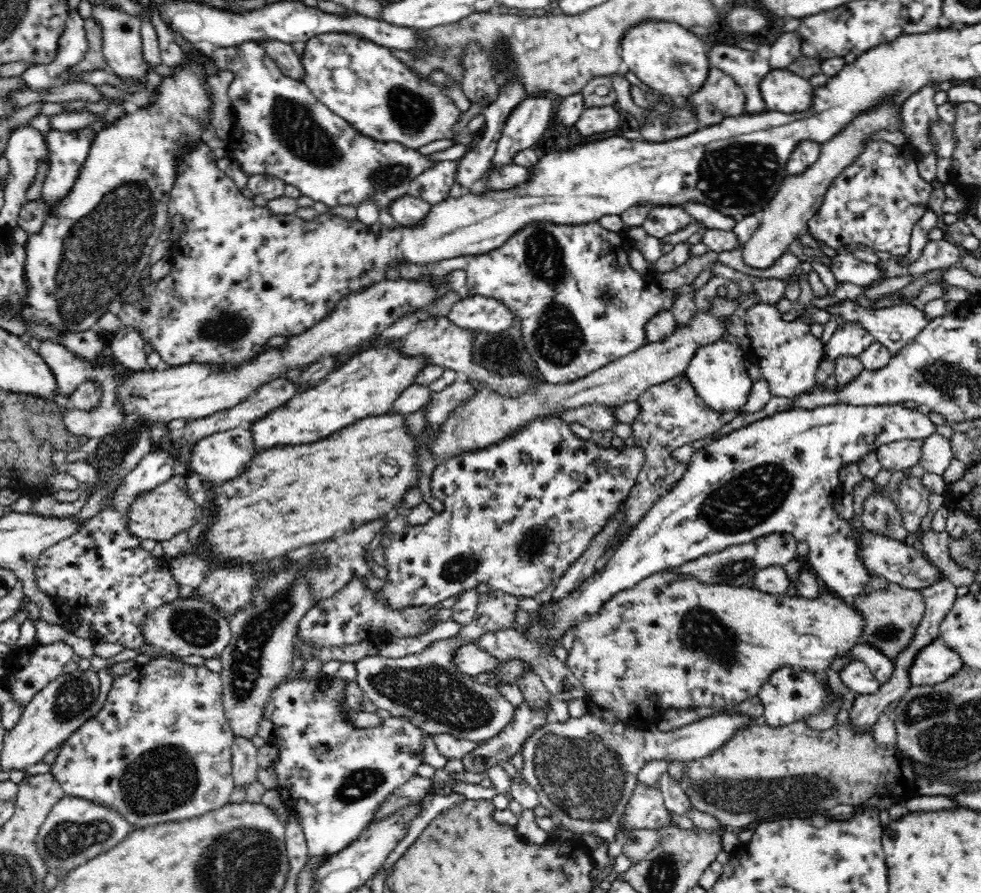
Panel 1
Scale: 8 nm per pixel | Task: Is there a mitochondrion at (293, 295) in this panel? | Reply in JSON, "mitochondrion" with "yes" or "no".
{"mitochondrion":"no"}

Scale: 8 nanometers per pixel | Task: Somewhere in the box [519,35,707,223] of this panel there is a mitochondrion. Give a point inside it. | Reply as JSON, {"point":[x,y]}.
{"point":[677,61]}

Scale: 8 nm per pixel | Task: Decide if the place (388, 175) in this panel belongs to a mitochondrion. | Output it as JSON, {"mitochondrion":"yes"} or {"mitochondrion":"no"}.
{"mitochondrion":"yes"}

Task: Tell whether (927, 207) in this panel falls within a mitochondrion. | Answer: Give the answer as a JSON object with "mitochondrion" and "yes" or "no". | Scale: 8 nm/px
{"mitochondrion":"no"}

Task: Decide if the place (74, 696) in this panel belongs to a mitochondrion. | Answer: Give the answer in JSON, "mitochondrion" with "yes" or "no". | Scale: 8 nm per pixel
{"mitochondrion":"yes"}

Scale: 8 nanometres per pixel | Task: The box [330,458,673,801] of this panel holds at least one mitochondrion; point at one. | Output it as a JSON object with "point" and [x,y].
{"point":[438,694]}

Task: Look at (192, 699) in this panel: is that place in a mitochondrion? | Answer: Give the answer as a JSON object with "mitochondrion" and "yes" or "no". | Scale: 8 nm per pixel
{"mitochondrion":"no"}

